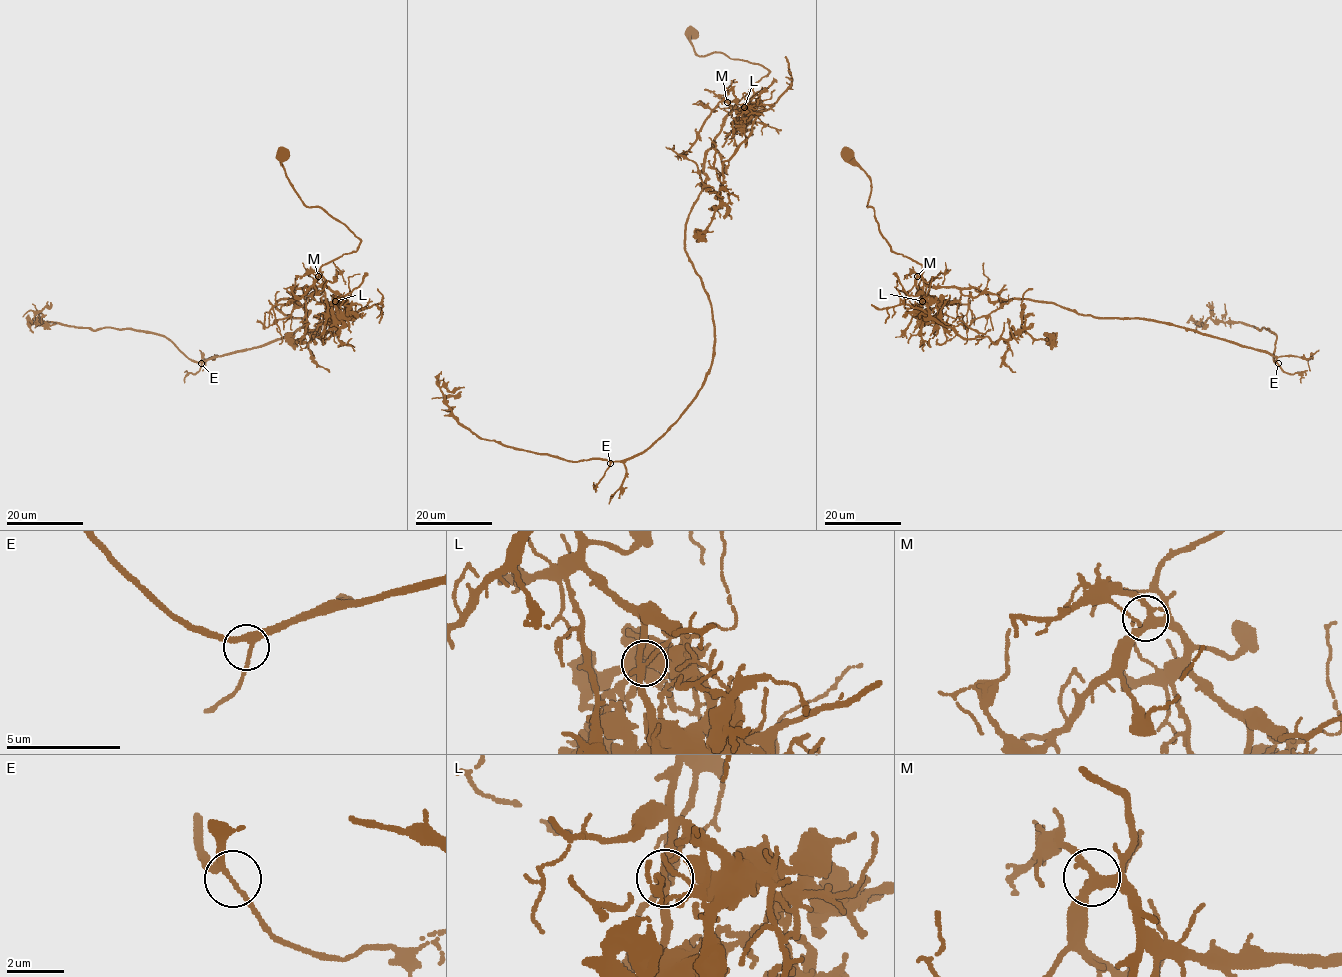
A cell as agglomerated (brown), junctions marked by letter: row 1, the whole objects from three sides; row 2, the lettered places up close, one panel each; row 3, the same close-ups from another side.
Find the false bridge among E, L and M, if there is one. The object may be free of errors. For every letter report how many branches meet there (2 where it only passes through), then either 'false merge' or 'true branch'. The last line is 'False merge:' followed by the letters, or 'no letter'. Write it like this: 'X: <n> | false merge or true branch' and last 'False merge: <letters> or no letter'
E: 3 | true branch
L: 3 | false merge
M: 3 | true branch
False merge: L

